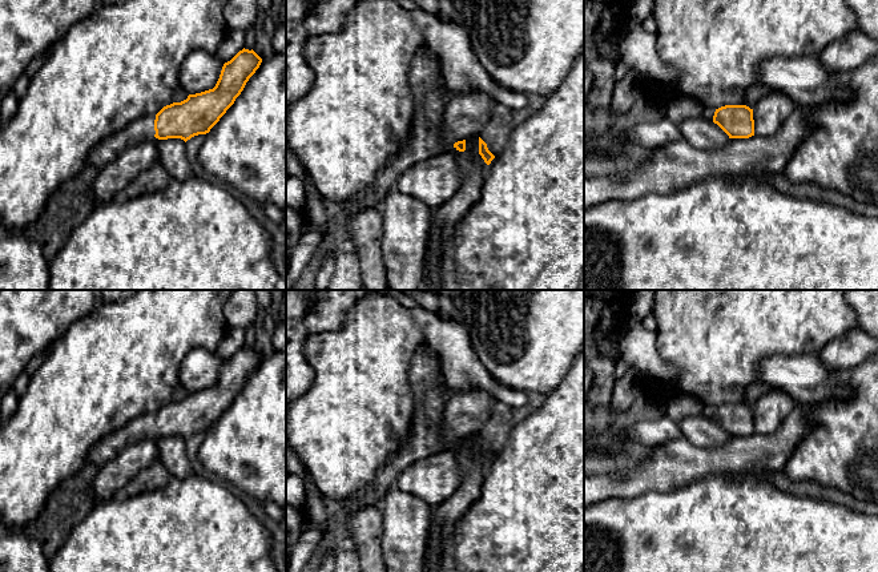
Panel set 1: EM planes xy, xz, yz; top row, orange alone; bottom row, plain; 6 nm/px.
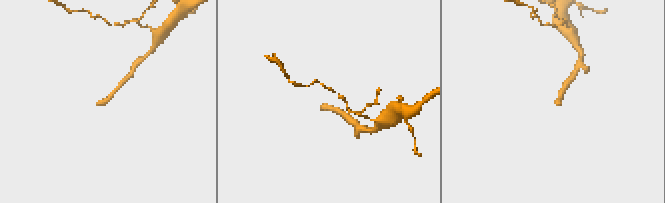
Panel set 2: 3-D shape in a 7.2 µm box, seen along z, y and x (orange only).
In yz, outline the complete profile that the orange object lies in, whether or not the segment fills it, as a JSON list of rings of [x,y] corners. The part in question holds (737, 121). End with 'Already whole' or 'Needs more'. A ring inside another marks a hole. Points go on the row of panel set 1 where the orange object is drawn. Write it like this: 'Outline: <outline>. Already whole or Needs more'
Outline: [[[725,105],[718,109],[705,108],[702,116],[717,124],[729,138],[754,136],[753,109],[746,105]]]. Needs more

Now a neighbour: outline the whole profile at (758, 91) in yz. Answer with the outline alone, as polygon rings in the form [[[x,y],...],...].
[[[756,84],[746,90],[745,105],[749,106],[750,109],[753,109],[760,98],[762,98],[770,93],[776,93],[776,92],[777,90],[774,90],[764,84]]]

